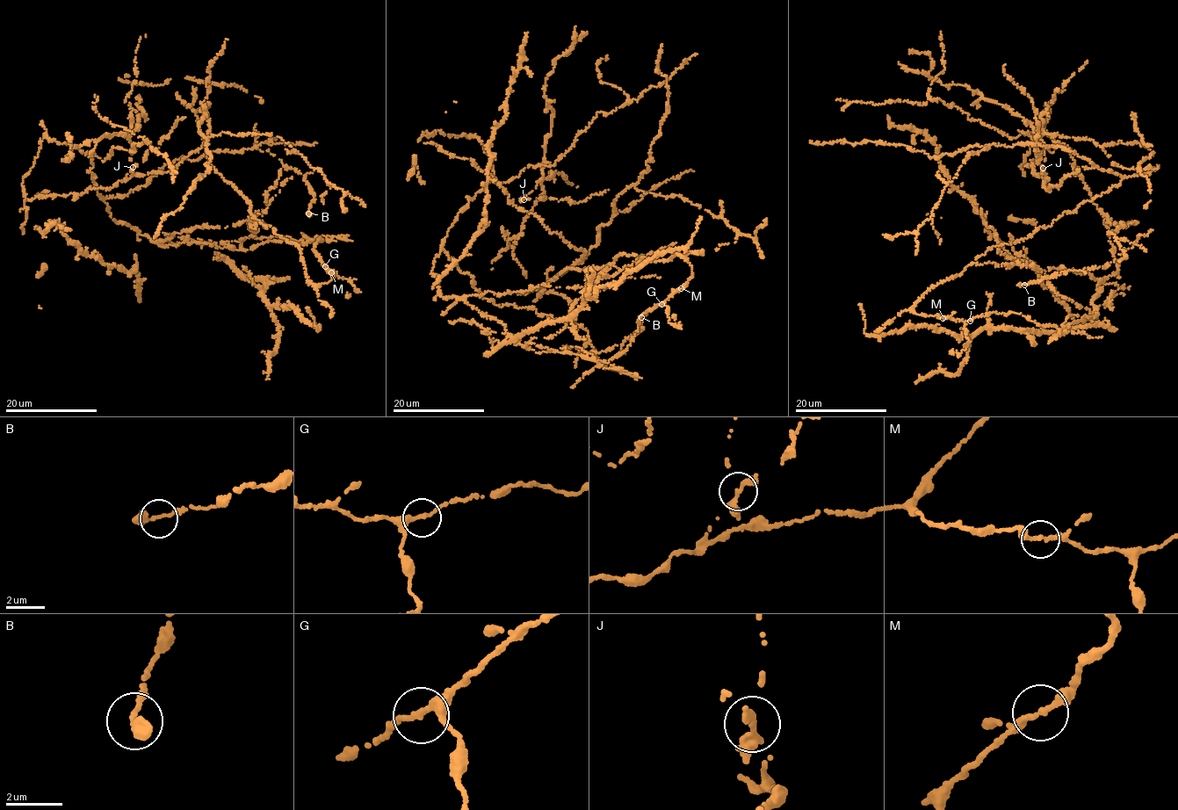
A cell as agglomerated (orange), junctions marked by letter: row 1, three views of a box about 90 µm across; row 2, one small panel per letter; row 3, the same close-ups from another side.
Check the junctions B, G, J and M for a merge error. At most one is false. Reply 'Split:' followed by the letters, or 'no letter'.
Split: J

